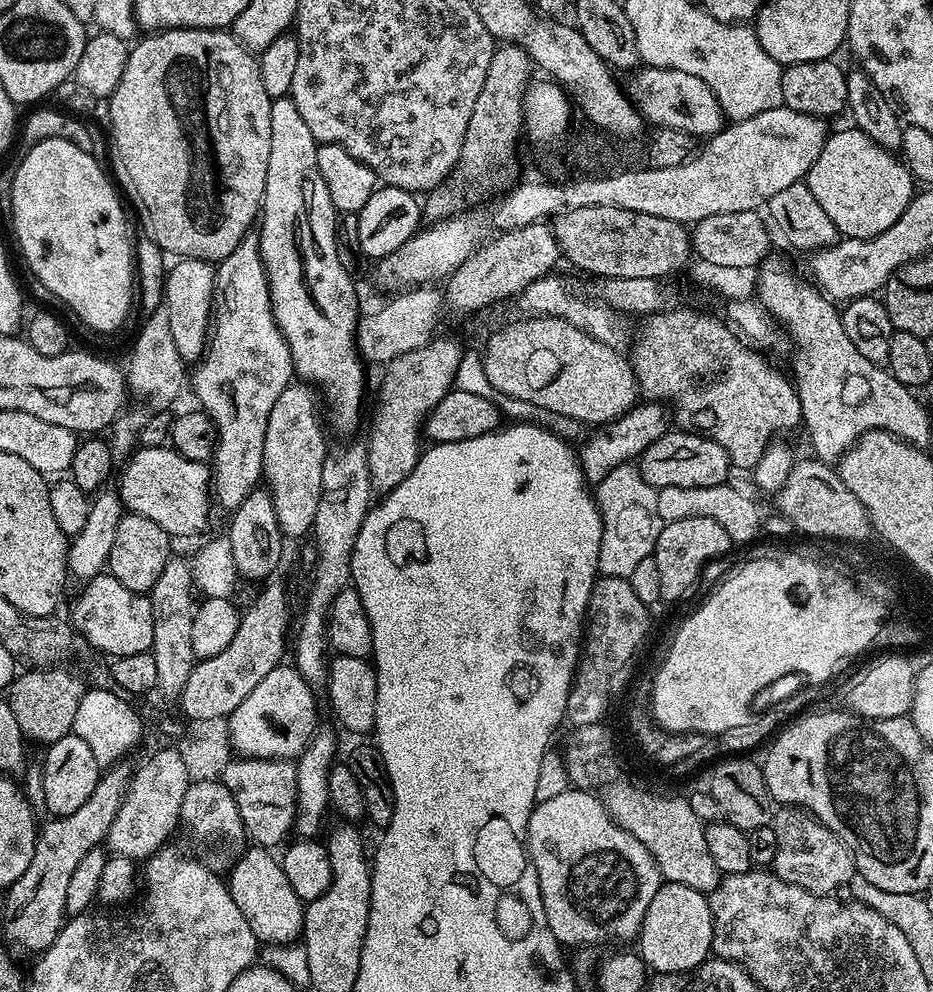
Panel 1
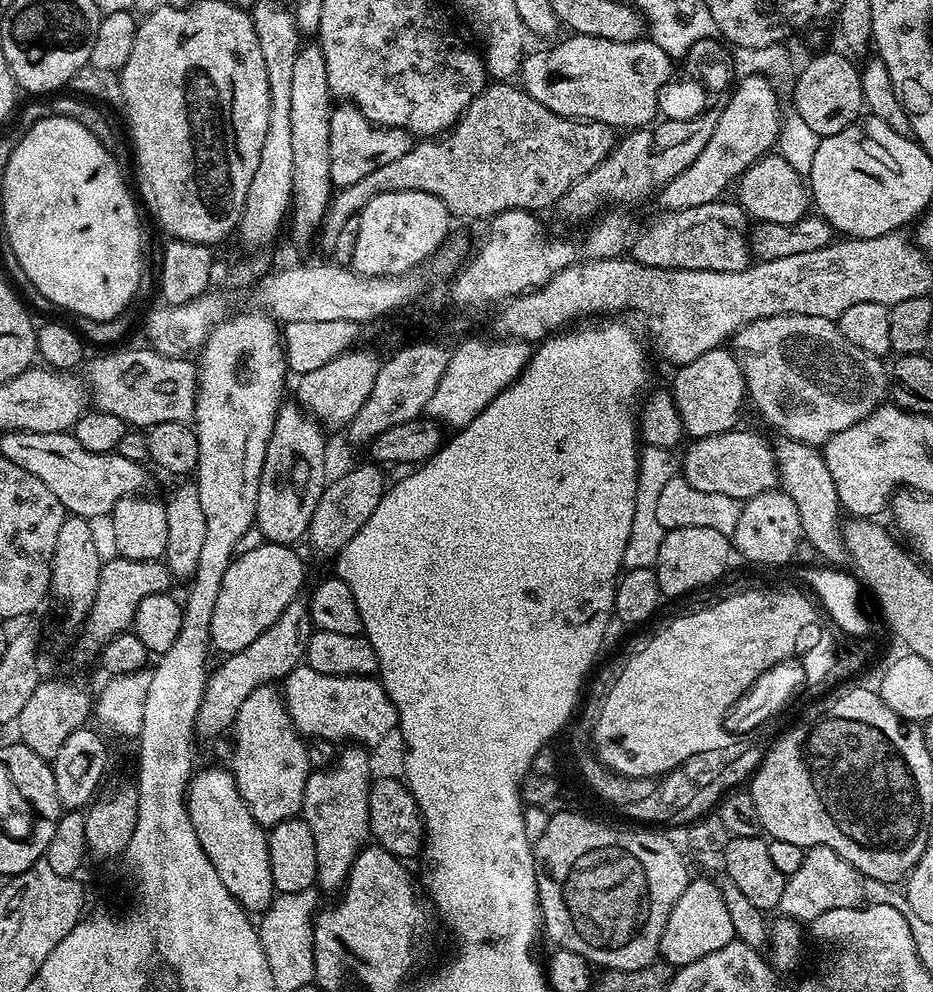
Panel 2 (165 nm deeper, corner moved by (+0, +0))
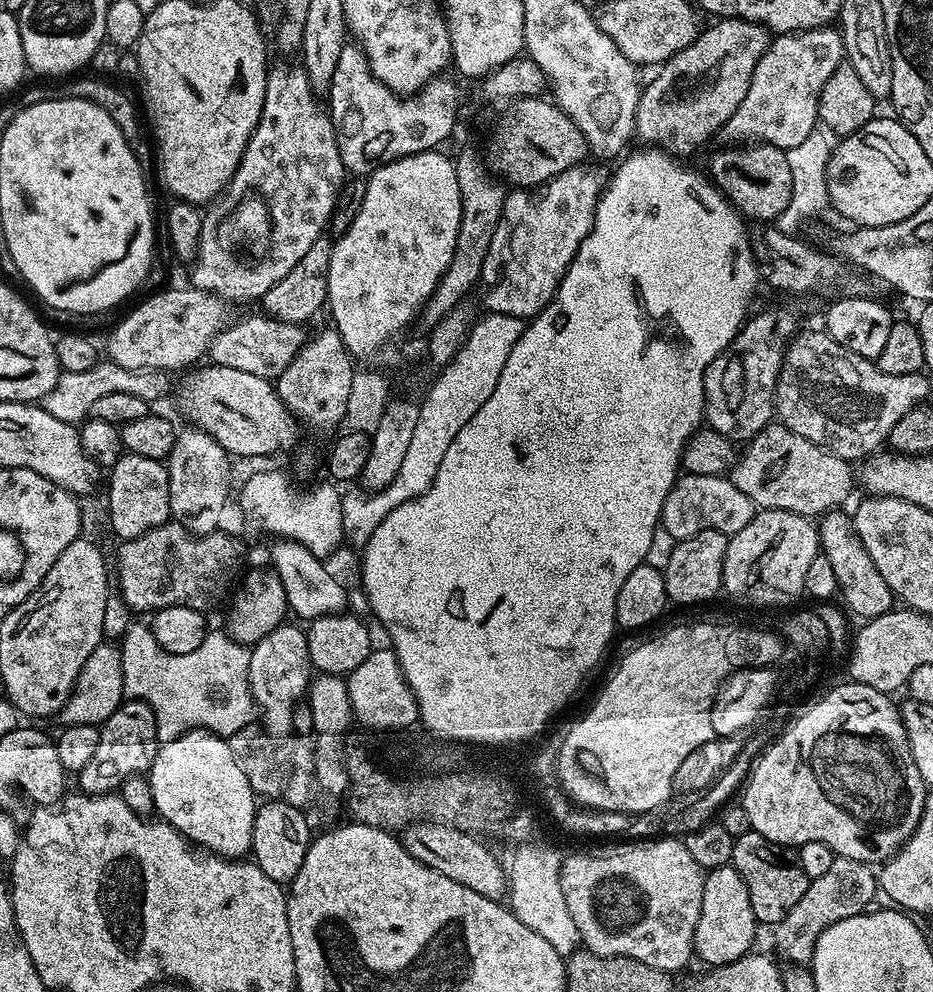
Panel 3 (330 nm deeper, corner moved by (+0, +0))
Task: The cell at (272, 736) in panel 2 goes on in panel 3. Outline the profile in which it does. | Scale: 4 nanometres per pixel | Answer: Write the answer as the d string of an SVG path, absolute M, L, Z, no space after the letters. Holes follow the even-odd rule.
M289 622L280 623L254 645L249 658L249 686L259 715L264 715L262 727L265 731L277 737L292 732L292 708L305 695L313 679L308 634L303 627L295 628Z

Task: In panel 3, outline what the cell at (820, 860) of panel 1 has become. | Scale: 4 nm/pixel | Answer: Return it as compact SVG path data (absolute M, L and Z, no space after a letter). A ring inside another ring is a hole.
M838 858L834 866L822 878L809 880L806 894L798 898L798 903L782 918L782 922L774 925L776 932L776 948L789 960L792 966L811 965L814 946L818 938L834 922L842 922L851 916L859 916L869 907L872 899L878 896L878 876L863 860Z

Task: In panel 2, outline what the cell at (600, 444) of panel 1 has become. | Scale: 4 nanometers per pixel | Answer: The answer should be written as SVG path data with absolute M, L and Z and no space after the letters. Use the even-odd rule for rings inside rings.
M721 346L694 358L694 362L679 365L675 369L670 391L678 414L684 423L684 431L689 437L699 438L710 434L733 431L740 420L740 411L748 396L748 383L740 361L727 347Z

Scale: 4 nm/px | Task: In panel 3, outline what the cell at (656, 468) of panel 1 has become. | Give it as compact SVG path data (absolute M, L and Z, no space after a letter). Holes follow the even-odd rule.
M773 422L767 424L757 436L743 445L738 459L730 469L730 478L746 498L750 498L757 509L786 510L799 516L819 518L826 512L839 509L840 504L852 492L854 484L854 468L849 461L823 448L821 444L802 438L802 434L794 434L786 425Z

